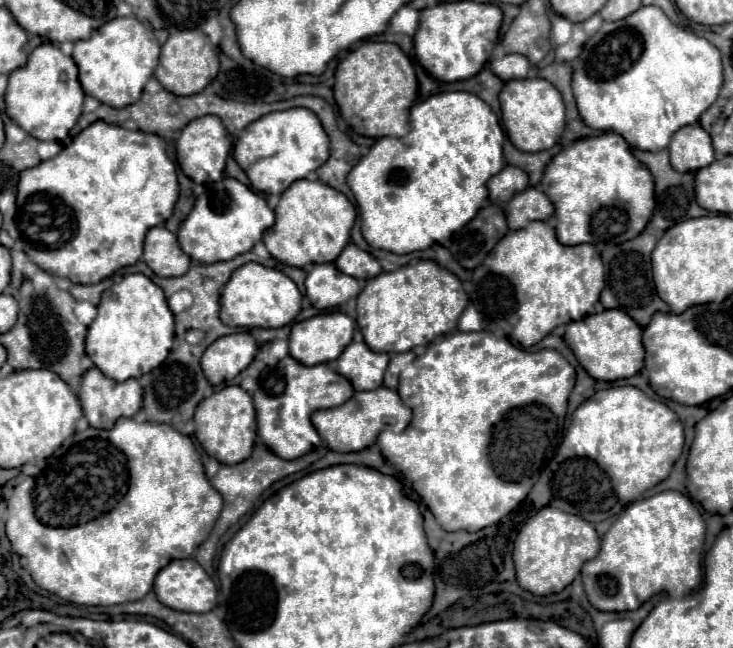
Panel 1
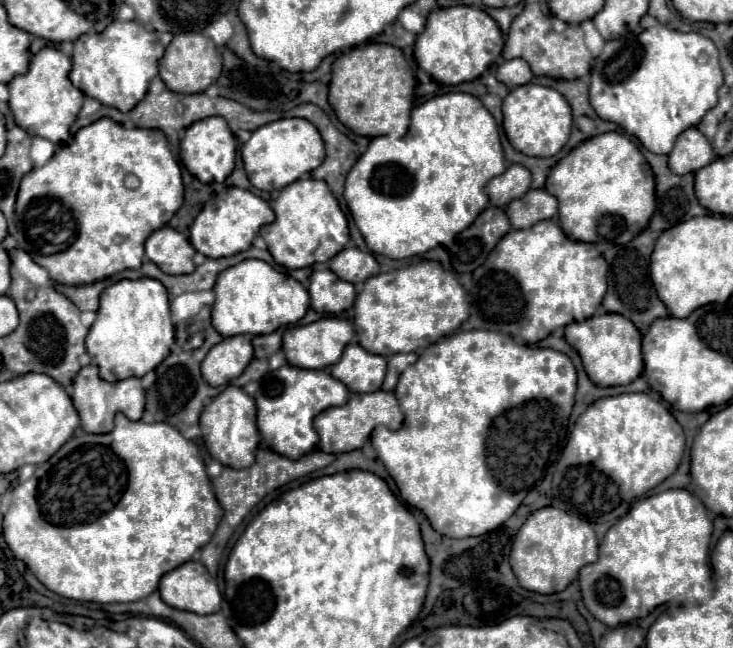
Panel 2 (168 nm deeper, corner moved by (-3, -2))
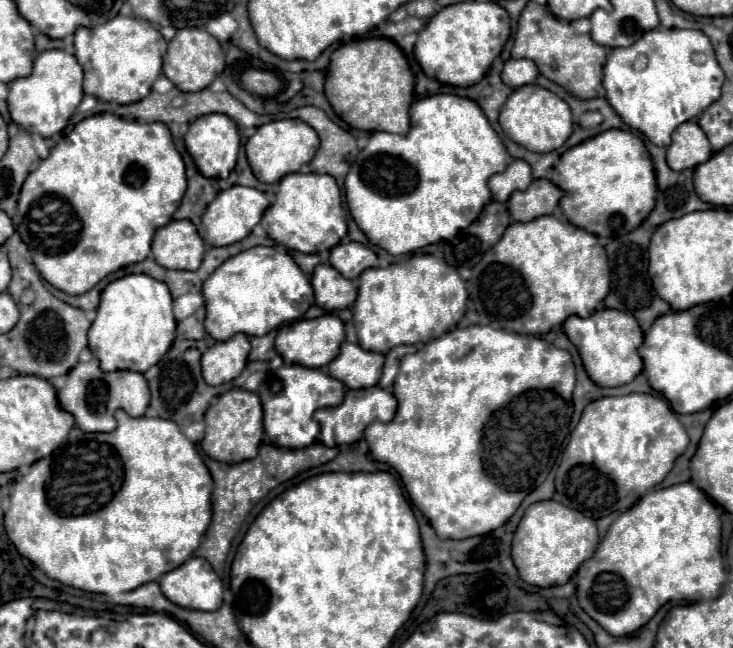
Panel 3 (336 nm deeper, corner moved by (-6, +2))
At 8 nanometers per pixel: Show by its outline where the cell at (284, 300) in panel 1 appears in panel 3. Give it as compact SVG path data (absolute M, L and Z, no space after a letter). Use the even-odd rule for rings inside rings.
M250 247L226 259L204 283L206 305L204 327L216 341L228 341L236 333L248 337L266 335L286 321L300 319L314 303L310 279L294 263L292 255L280 247Z

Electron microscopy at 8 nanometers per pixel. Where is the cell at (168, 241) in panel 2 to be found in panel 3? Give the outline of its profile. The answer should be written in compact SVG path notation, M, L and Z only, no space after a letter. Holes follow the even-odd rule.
M172 221L156 231L152 253L162 267L196 271L204 259L204 241L192 221Z

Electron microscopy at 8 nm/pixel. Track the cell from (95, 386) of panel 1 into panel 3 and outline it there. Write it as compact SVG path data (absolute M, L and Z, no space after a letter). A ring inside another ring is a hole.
M90 359L86 363L78 363L66 375L66 387L58 389L58 403L60 409L74 415L76 425L88 433L108 433L116 429L114 413L116 409L124 409L132 417L142 417L148 403L148 383L142 373L136 371L112 371L104 373L98 367L98 359Z

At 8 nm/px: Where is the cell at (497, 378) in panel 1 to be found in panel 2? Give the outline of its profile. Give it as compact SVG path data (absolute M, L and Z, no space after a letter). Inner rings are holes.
M483 329L459 331L459 333L453 333L445 339L441 339L439 343L429 345L419 355L417 363L413 363L413 367L407 367L401 373L401 379L397 379L397 387L391 392L397 395L397 401L405 413L405 423L399 431L389 431L389 429L377 427L371 435L371 445L375 447L377 457L381 459L381 463L389 471L389 475L395 479L399 493L401 493L401 499L407 506L411 505L411 507L423 511L437 533L441 533L445 537L455 537L455 539L483 535L487 531L497 529L499 525L503 525L515 513L515 509L521 505L525 495L541 481L543 471L545 471L545 463L549 459L553 445L565 437L565 423L567 423L571 409L573 409L575 383L577 383L577 371L565 353L559 353L555 349L543 348L538 345L517 345L505 333L483 331Z

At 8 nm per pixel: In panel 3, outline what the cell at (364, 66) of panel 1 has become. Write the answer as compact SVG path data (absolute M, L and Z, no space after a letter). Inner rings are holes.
M355 38L340 45L330 57L324 93L336 115L354 129L404 135L410 127L408 109L414 99L414 75L400 47L388 38Z

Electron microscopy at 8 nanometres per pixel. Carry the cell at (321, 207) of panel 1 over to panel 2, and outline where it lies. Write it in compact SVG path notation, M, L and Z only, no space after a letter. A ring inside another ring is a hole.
M299 179L279 191L273 205L275 221L265 225L259 235L265 239L273 259L287 269L303 269L315 263L331 261L349 241L347 215L329 191L325 181Z

